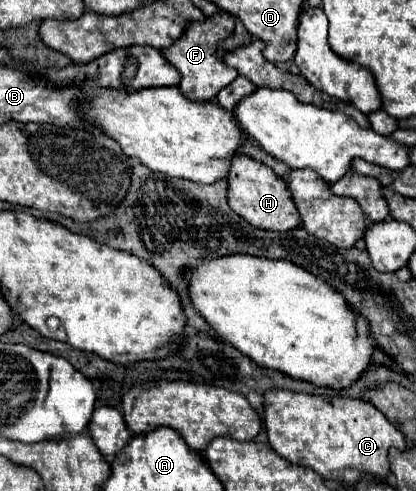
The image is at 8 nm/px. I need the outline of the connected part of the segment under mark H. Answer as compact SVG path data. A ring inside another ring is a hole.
M234 155L230 165L230 175L226 181L228 181L228 191L226 191L228 205L250 225L270 231L290 231L300 225L300 215L290 199L284 179L278 177L268 165L262 165L248 155Z

